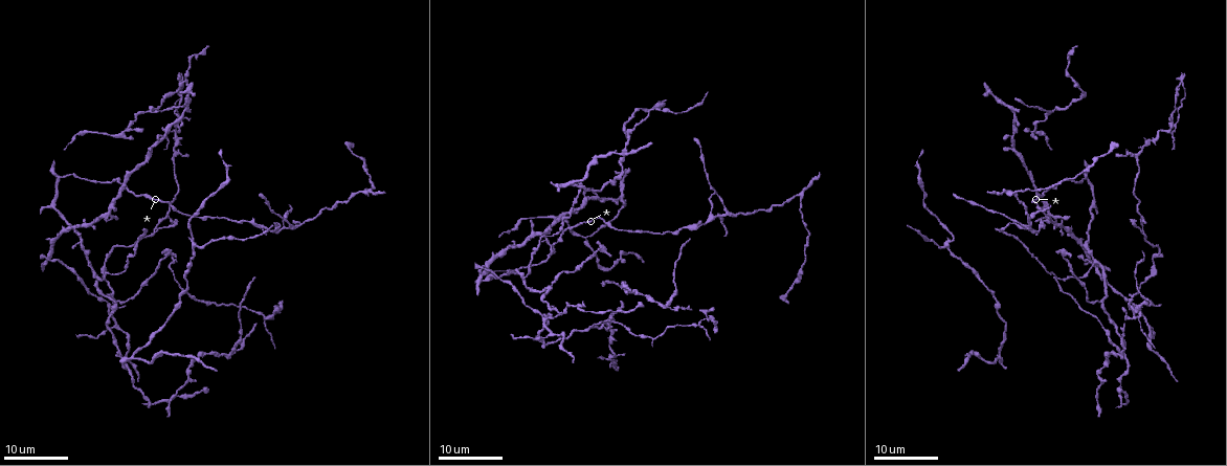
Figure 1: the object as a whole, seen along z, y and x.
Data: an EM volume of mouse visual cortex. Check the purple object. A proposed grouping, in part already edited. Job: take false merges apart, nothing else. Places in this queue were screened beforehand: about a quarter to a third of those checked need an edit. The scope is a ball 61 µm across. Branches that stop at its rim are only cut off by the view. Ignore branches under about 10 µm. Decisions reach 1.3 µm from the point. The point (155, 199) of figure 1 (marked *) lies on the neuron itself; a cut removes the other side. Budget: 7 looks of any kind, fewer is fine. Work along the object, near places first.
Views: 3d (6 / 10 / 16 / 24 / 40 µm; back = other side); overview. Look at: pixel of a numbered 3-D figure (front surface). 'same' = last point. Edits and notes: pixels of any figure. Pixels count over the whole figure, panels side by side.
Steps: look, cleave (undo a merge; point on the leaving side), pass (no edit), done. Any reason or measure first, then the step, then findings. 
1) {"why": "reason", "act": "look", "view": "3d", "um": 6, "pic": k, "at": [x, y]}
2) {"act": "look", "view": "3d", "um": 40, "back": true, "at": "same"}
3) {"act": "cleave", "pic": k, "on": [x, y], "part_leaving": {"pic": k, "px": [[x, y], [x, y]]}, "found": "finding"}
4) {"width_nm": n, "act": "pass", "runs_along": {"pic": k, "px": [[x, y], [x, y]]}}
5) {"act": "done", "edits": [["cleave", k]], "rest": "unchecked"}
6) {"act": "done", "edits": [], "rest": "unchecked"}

{"why": "thin arm on a thick one", "act": "look", "view": "3d", "um": 24, "pic": 1, "at": [90, 260]}

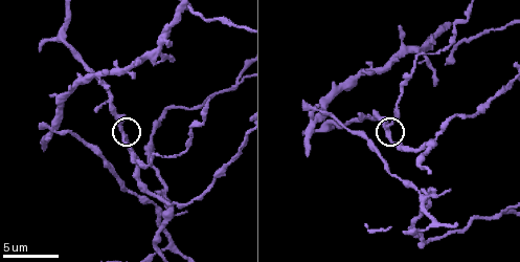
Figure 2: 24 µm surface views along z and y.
{"why": "zoom in", "act": "look", "view": "3d", "um": 10, "pic": 2, "at": [123, 136]}

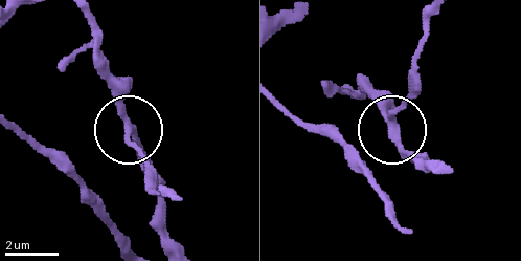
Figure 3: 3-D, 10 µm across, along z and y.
{"why": "from behind", "act": "look", "view": "3d", "um": 10, "back": true, "pic": 3, "at": [394, 126]}

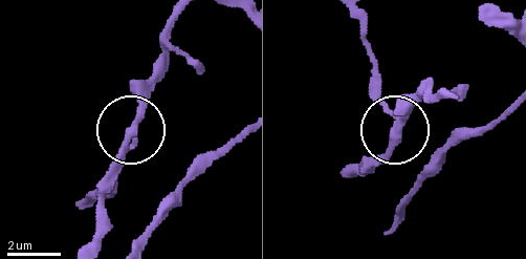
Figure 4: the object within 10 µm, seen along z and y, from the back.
{"arms": 3, "act": "pass", "found": "one neuron here"}

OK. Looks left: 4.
{"why": "a fork", "act": "look", "view": "3d", "um": 16, "pic": 2, "at": [169, 204]}

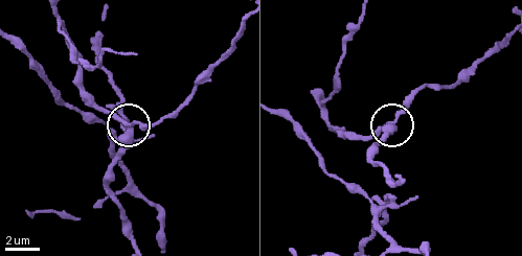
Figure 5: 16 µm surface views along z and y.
{"arms": 3, "act": "pass", "found": "all the same neuron"}

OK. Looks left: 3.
{"why": "arms part here", "act": "look", "view": "3d", "um": 10, "pic": 2, "at": [457, 46]}

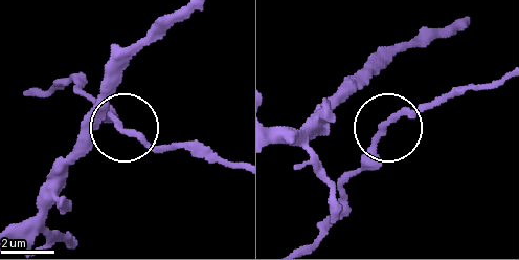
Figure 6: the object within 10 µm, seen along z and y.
{"arms": 3, "act": "pass", "runs_along": {"pic": 6, "px": [[232, 161], [160, 148], [88, 116]]}, "found": "all the same neuron"}

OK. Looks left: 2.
{"act": "done", "edits": [], "rest": "unchecked"}

